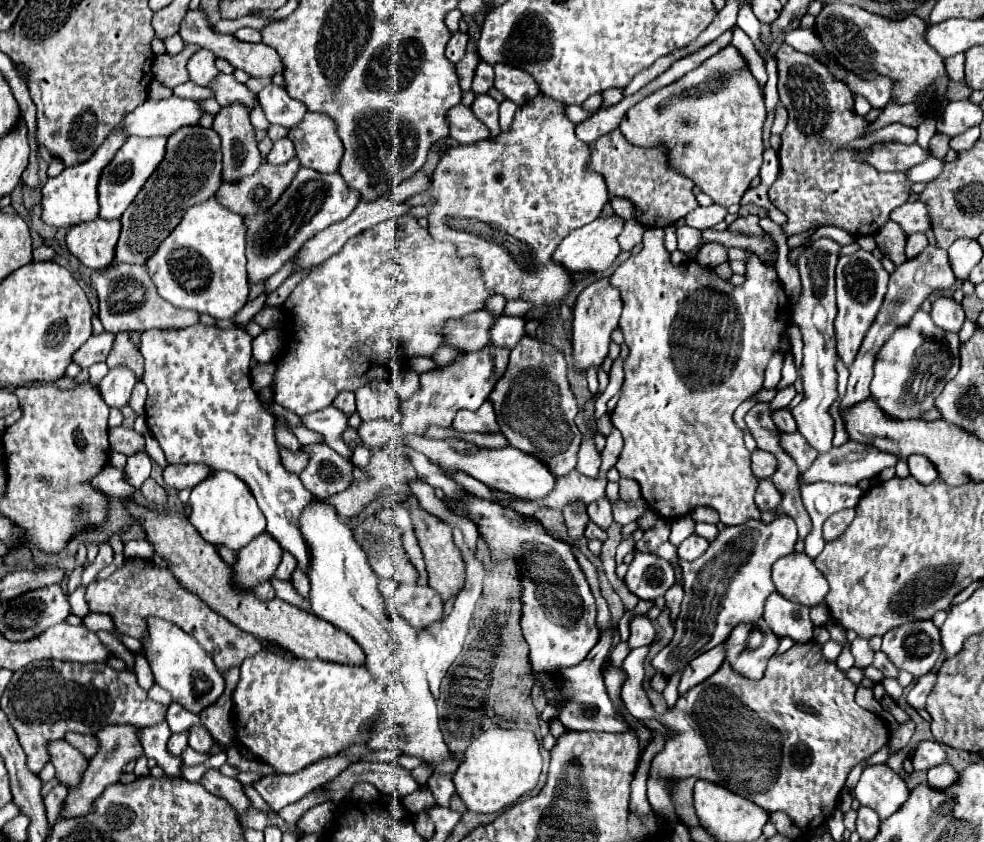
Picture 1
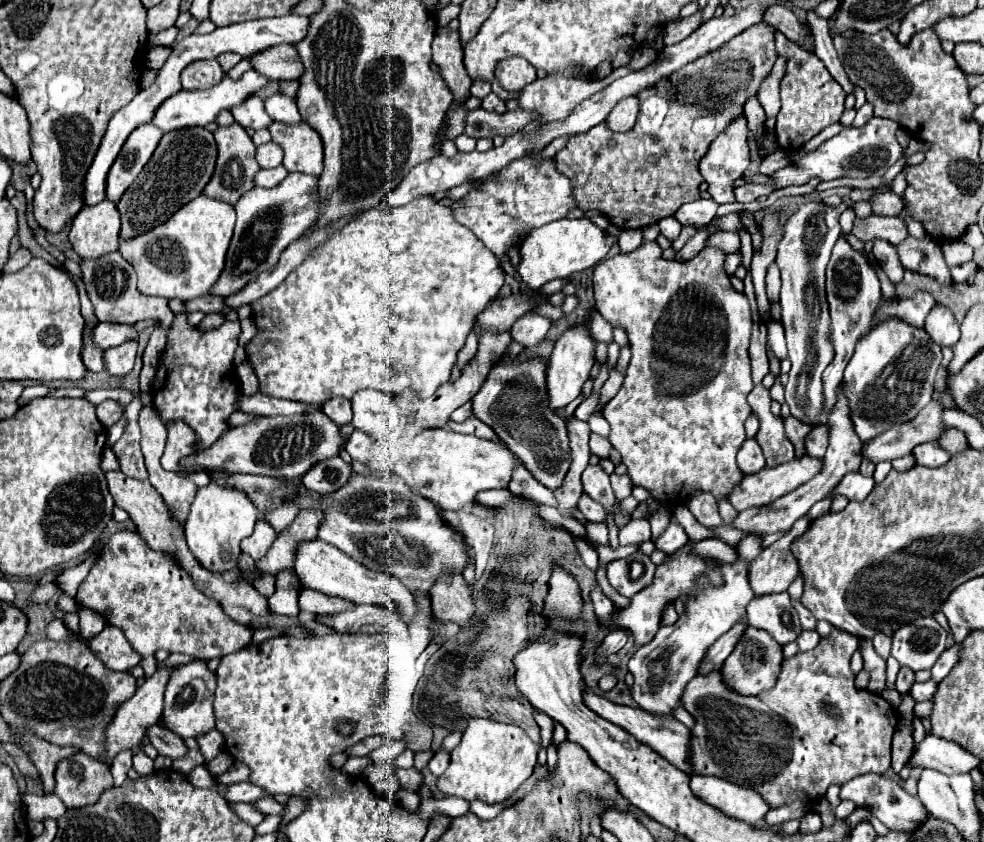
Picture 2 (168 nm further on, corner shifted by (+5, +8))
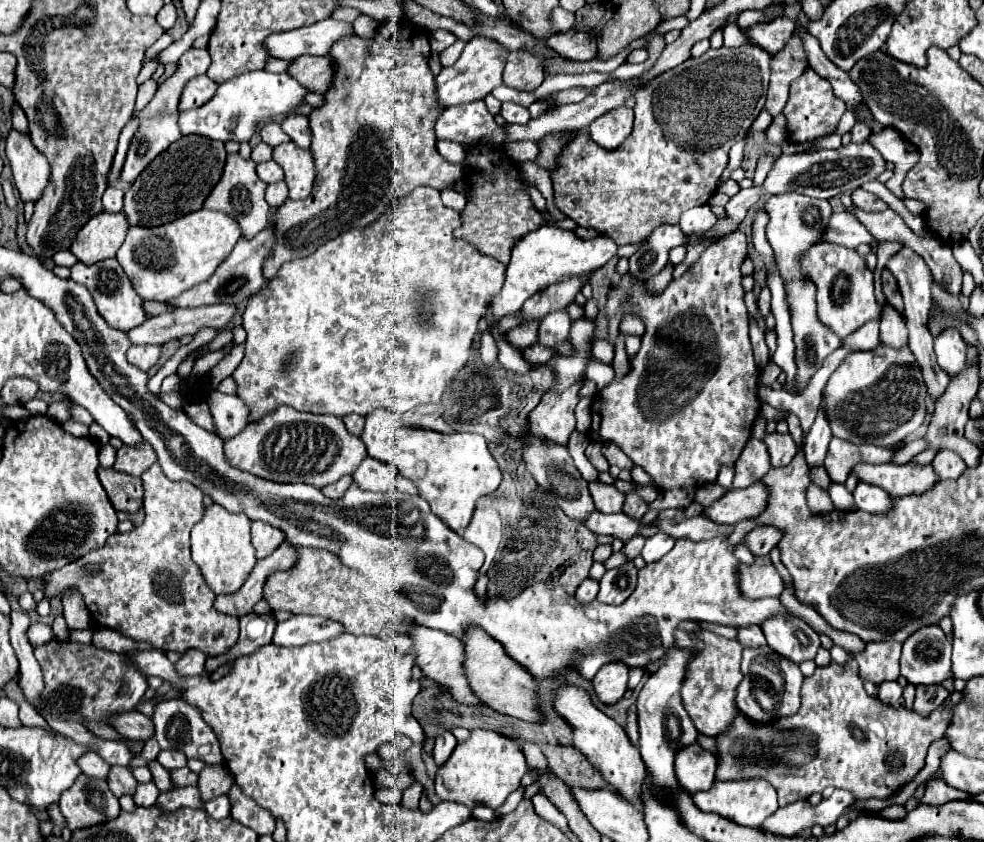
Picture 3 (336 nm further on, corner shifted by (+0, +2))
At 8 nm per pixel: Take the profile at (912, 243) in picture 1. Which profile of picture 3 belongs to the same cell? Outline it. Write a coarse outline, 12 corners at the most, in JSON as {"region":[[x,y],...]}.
{"region":[[849,212],[833,214],[821,240],[877,244]]}

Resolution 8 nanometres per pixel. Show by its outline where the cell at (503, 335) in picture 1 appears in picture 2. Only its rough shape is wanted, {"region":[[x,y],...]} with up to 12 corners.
{"region":[[534,312],[512,324],[510,336],[522,346],[544,340],[550,320]]}

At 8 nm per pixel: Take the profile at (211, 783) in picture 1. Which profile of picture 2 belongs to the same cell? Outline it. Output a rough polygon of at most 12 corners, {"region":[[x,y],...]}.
{"region":[[158,724],[148,728],[158,754],[176,760],[188,754],[184,740]]}

